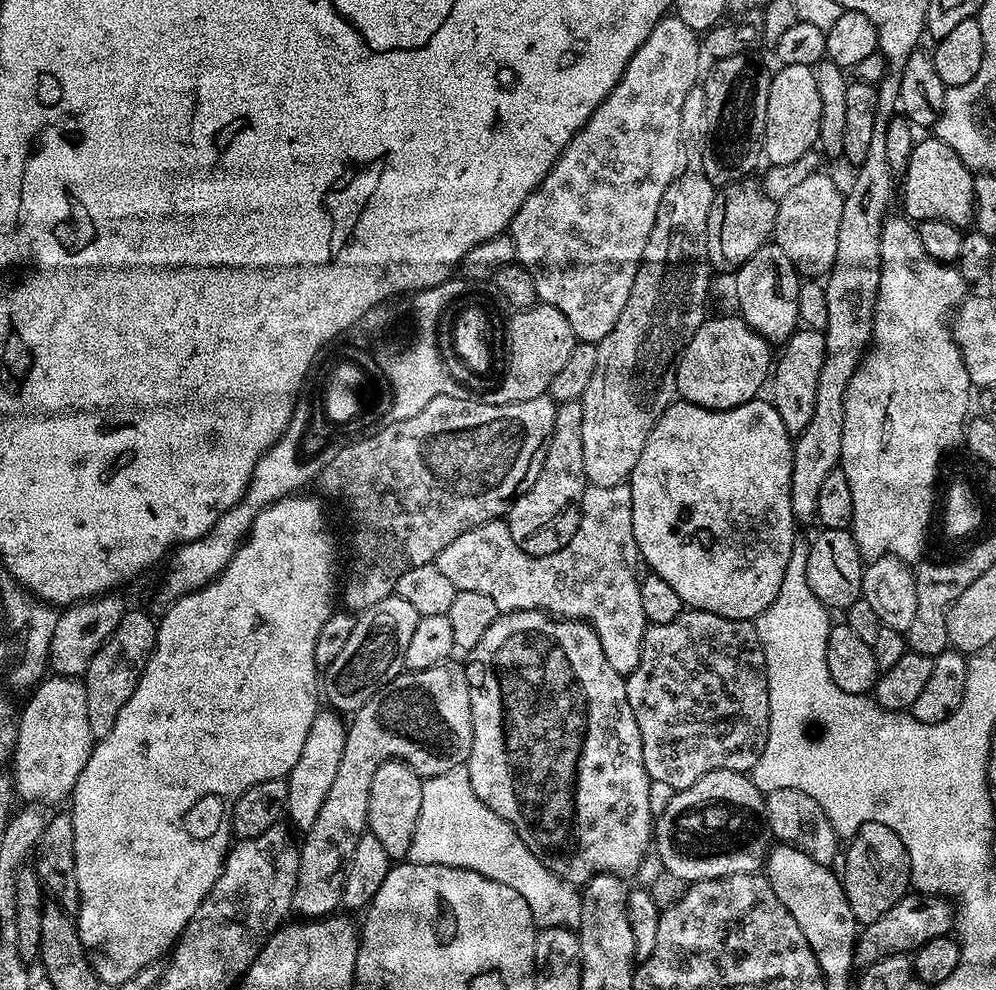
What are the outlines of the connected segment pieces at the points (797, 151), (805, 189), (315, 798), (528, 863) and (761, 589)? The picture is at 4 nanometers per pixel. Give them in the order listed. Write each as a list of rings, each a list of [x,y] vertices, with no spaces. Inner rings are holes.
[[[780,66],[770,79],[770,94],[766,102],[766,130],[764,131],[763,159],[769,165],[798,162],[802,154],[813,151],[820,138],[820,119],[822,118],[822,98],[818,98],[816,73],[806,66]]]
[[[823,171],[794,186],[776,206],[774,243],[790,258],[797,272],[804,278],[824,278],[834,266],[838,254],[838,225],[842,222],[844,192]]]
[[[317,711],[314,722],[310,726],[310,734],[306,734],[306,743],[302,745],[302,754],[298,762],[294,762],[294,770],[286,777],[288,782],[286,820],[300,834],[308,832],[310,826],[314,826],[314,818],[318,818],[318,810],[322,810],[322,802],[326,802],[326,793],[329,792],[330,785],[338,775],[338,762],[342,762],[346,724],[345,721],[340,721],[343,719],[335,711],[327,711]]]
[[[461,766],[446,774],[429,776],[424,780],[422,810],[418,814],[418,826],[414,826],[414,838],[410,842],[407,859],[413,864],[437,864],[474,870],[494,882],[502,882],[502,886],[510,886],[510,890],[518,890],[518,894],[526,898],[526,906],[530,906],[530,914],[534,918],[537,929],[571,928],[576,930],[580,927],[582,902],[577,885],[558,878],[554,870],[542,866],[542,862],[538,862],[538,858],[530,854],[526,842],[518,838],[514,826],[498,818],[498,814],[494,814],[494,810],[490,810],[486,802],[482,802],[482,798],[474,794],[474,786],[470,786],[467,767]]]
[[[764,398],[721,412],[673,402],[650,430],[642,458],[630,477],[634,538],[640,560],[648,563],[689,609],[755,621],[780,593],[782,574],[786,574],[790,554],[797,547],[798,521],[790,506],[793,443],[778,410]]]

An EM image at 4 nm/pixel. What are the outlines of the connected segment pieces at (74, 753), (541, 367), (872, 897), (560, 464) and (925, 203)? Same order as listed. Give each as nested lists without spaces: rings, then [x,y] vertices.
[[[52,674],[31,689],[28,698],[28,705],[25,706],[24,712],[22,708],[18,716],[16,748],[10,761],[15,795],[19,799],[21,796],[24,802],[39,802],[41,805],[56,804],[59,800],[67,801],[78,782],[78,774],[82,774],[82,766],[86,766],[94,747],[94,738],[90,734],[90,717],[86,714],[84,681]]]
[[[537,302],[531,308],[521,308],[511,315],[506,331],[508,365],[496,392],[483,393],[482,399],[486,404],[513,404],[545,395],[550,382],[554,382],[554,374],[566,366],[578,343],[574,330],[570,330],[570,322],[566,322],[566,314],[554,306]]]
[[[866,822],[847,841],[843,860],[844,893],[857,925],[863,926],[882,918],[882,914],[886,914],[886,910],[890,910],[894,902],[909,895],[912,883],[910,854],[906,854],[902,838],[898,838],[898,834],[890,830],[890,826],[882,826],[882,822]]]
[[[580,400],[559,402],[554,414],[554,430],[538,467],[540,473],[508,506],[506,523],[510,538],[531,556],[545,556],[562,550],[574,538],[580,521],[582,498],[590,487],[586,462],[582,462],[582,406]]]
[[[929,138],[917,139],[912,146],[908,159],[908,168],[902,174],[902,196],[904,192],[903,215],[913,222],[938,218],[942,222],[950,222],[961,230],[967,229],[973,223],[974,182],[976,176],[971,168],[967,168],[946,142]]]

